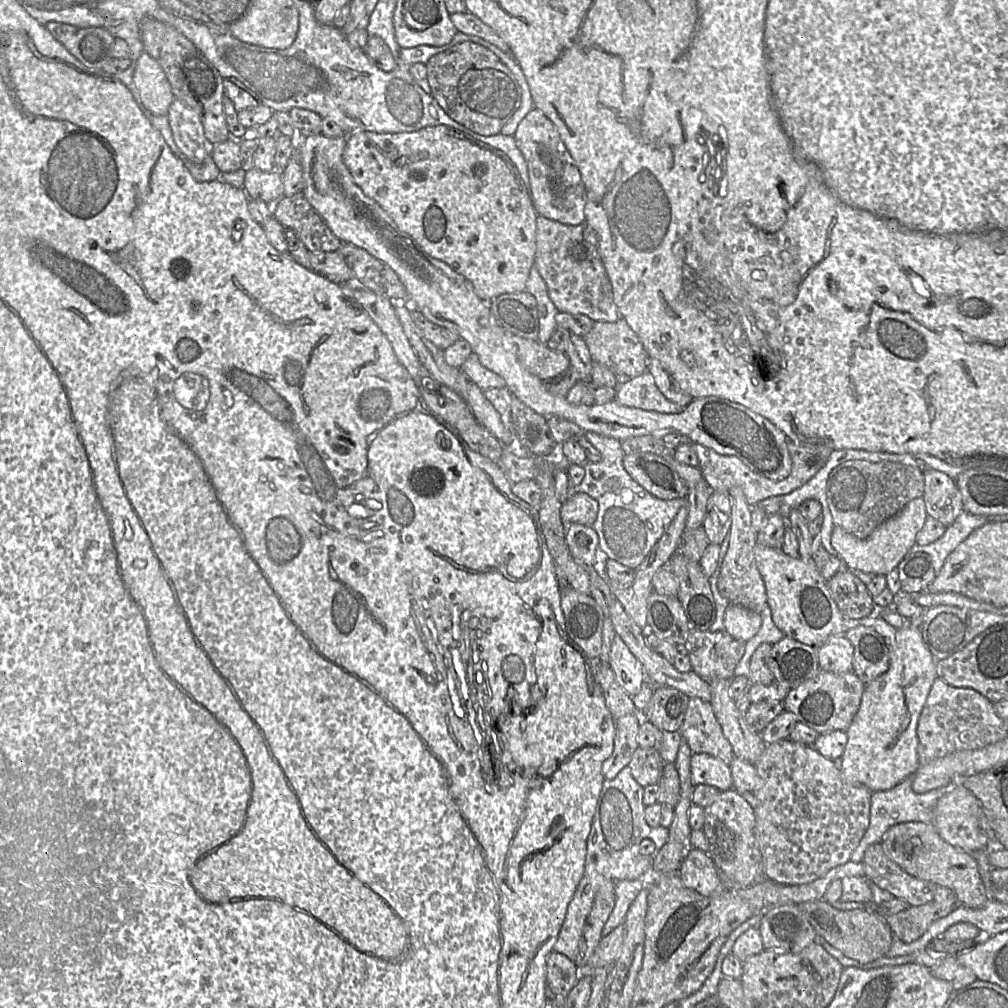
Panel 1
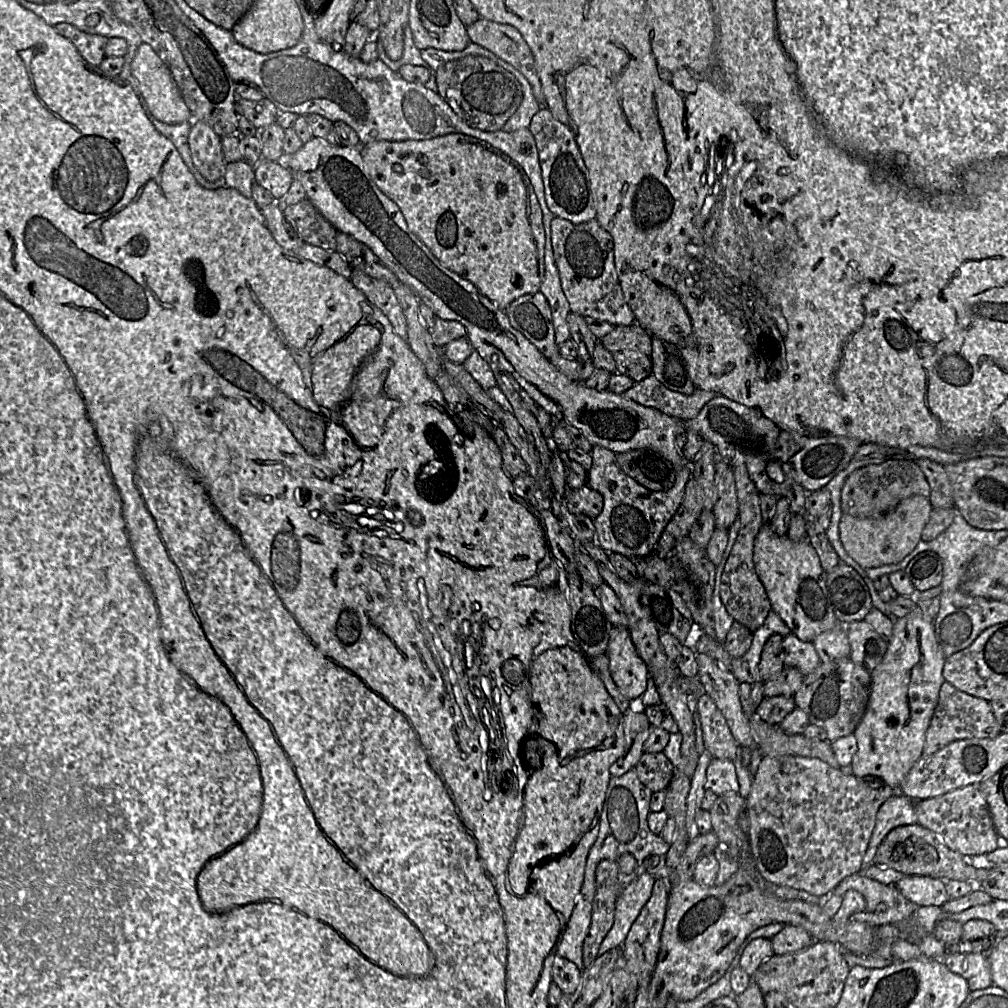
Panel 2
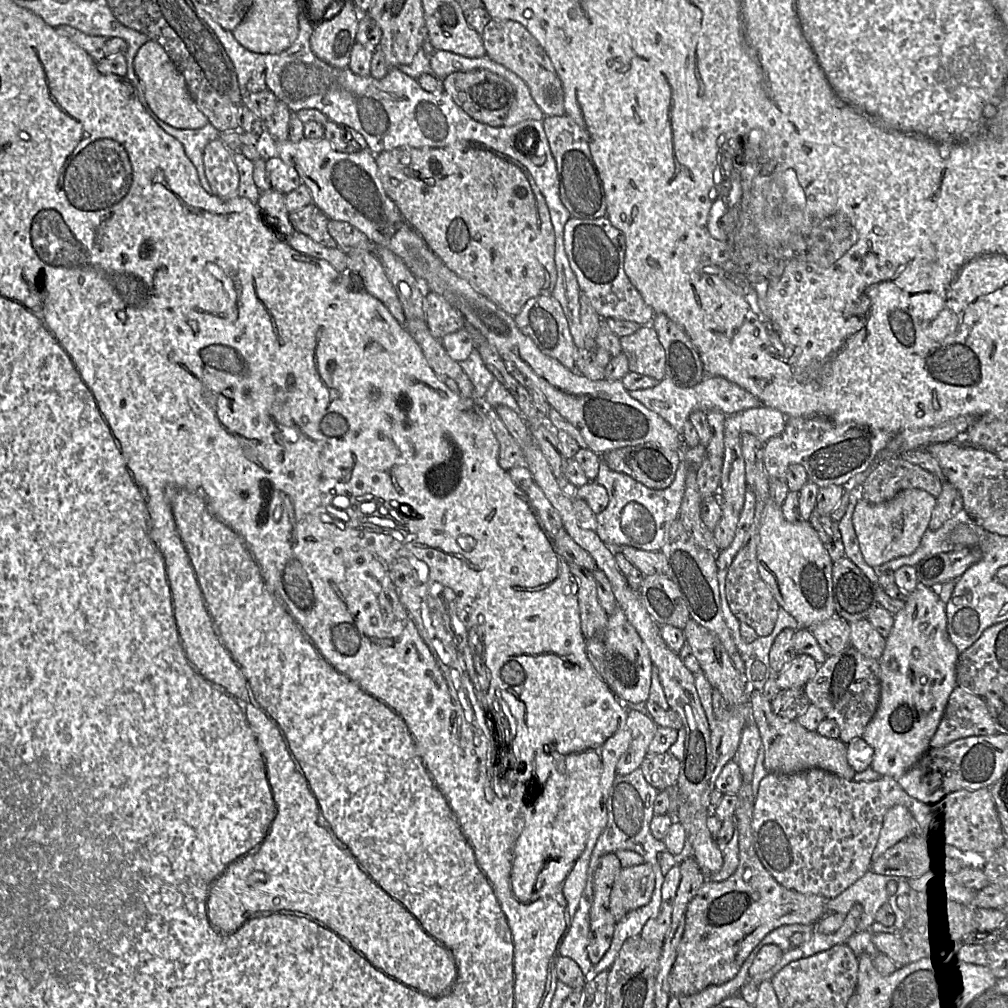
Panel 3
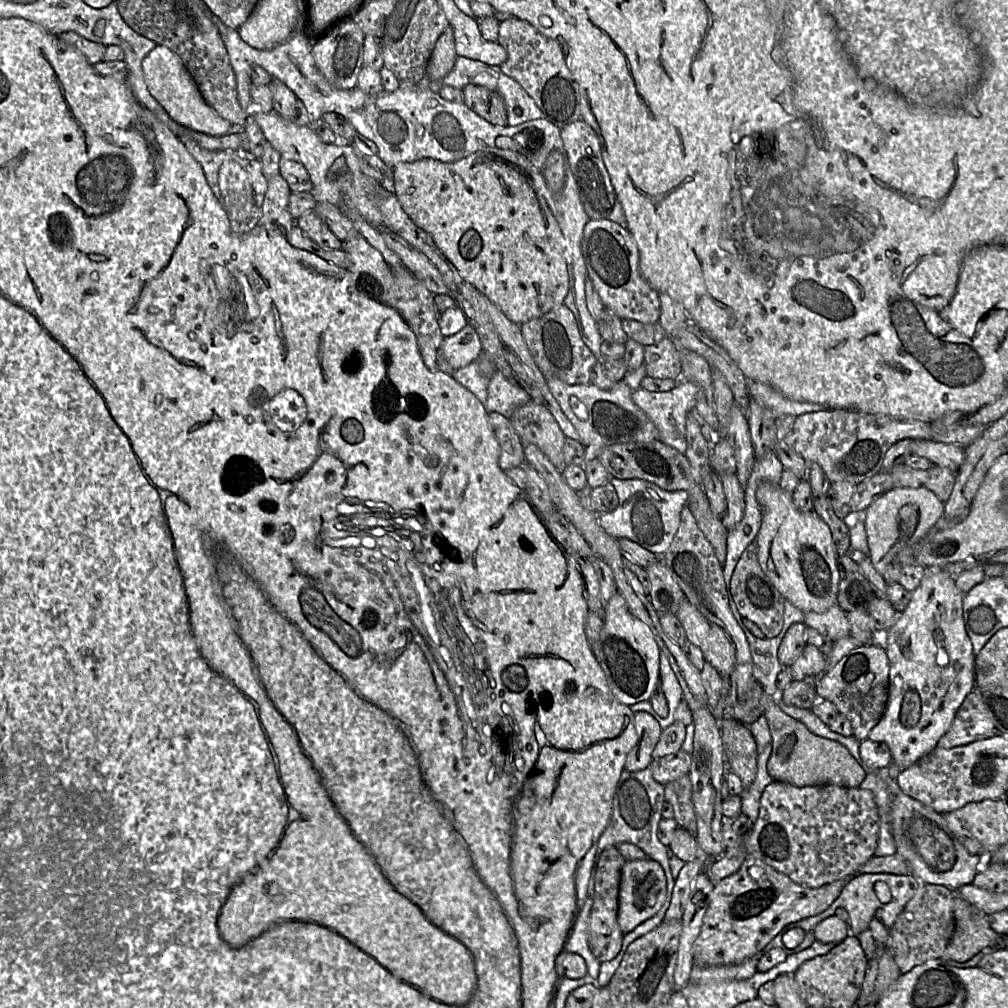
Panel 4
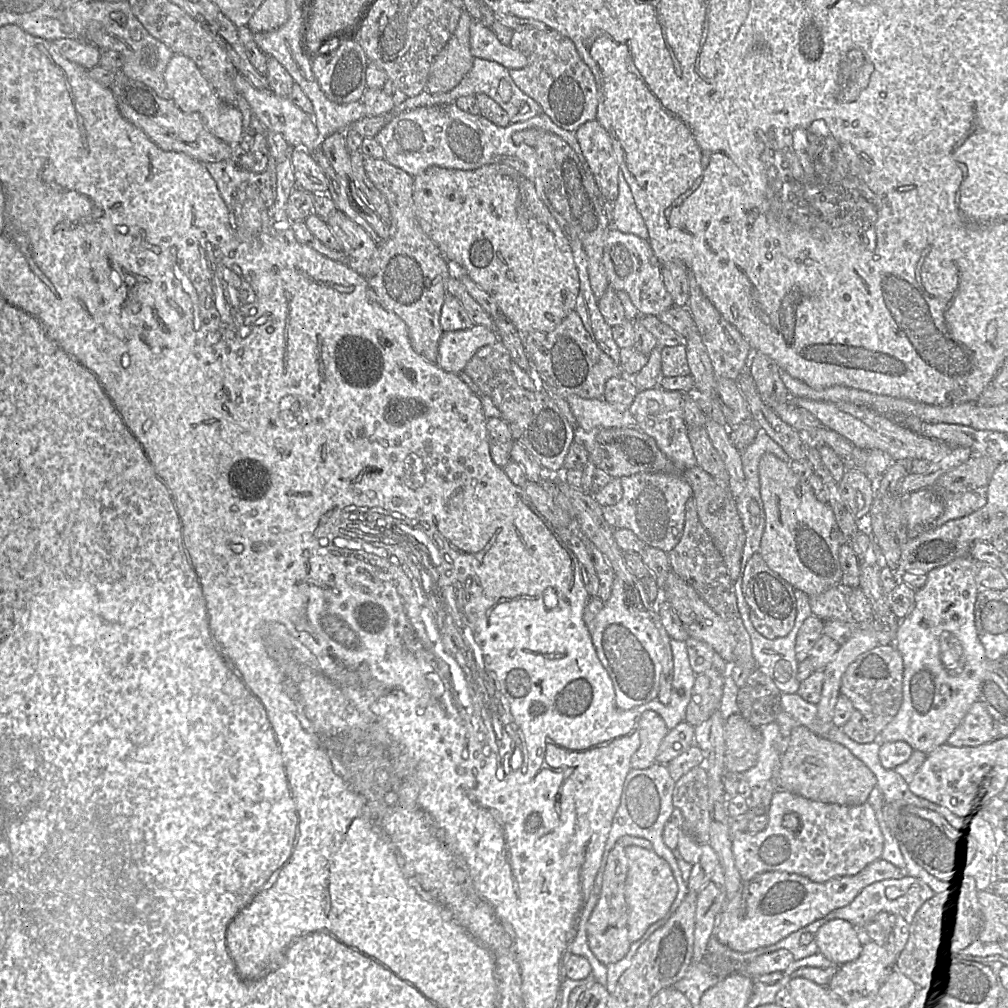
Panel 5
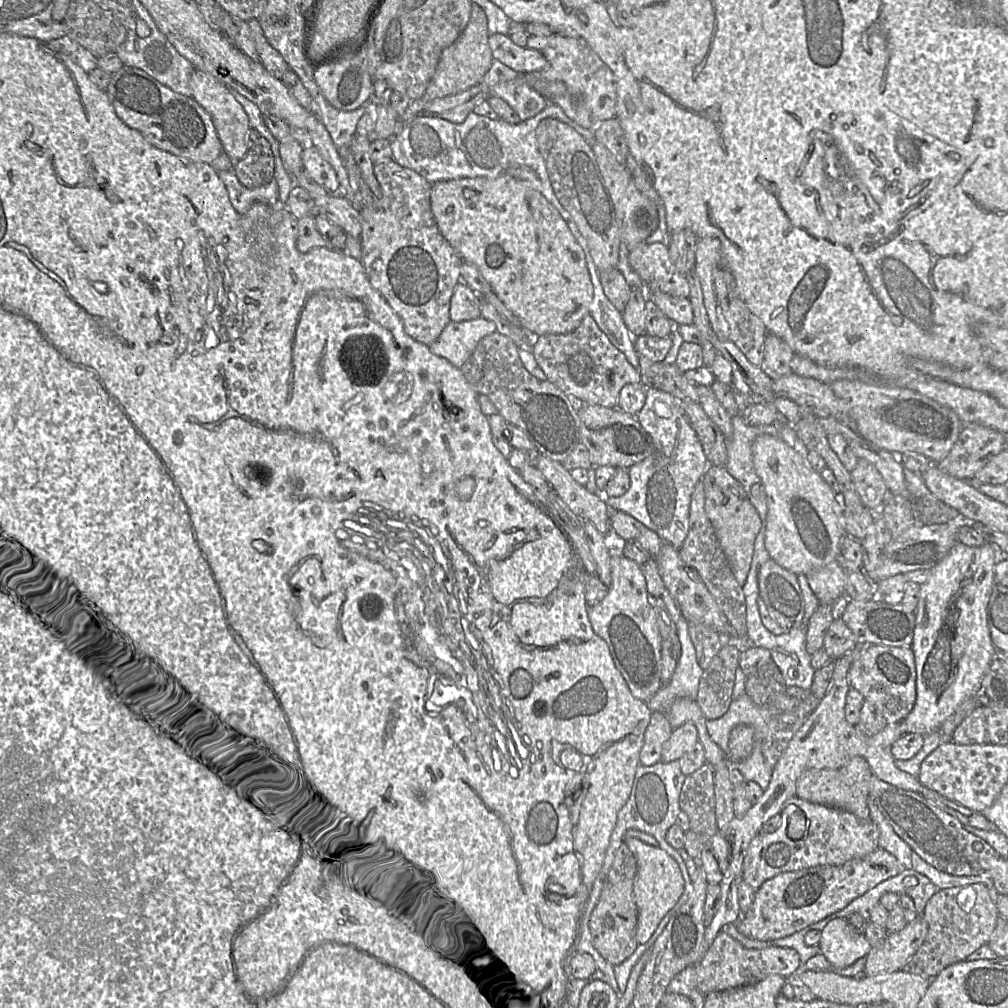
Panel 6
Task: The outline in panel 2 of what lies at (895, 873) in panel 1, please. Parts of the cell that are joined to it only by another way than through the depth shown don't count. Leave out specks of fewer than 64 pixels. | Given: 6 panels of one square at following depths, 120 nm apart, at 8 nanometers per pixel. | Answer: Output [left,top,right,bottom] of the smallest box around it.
[895,876,950,907]

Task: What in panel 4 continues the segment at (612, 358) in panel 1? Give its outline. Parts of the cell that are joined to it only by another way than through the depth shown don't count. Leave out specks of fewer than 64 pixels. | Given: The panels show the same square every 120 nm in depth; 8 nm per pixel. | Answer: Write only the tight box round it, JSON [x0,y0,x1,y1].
[643,337,682,380]

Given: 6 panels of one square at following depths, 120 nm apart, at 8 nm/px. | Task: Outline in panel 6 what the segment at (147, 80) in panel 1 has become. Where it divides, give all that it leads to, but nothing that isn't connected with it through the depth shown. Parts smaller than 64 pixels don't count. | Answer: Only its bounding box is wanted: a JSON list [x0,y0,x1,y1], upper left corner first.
[190,69,250,162]

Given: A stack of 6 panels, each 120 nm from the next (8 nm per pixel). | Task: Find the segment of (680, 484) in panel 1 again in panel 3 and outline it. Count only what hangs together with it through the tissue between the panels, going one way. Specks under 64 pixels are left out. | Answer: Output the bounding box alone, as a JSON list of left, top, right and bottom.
[600,443,682,490]

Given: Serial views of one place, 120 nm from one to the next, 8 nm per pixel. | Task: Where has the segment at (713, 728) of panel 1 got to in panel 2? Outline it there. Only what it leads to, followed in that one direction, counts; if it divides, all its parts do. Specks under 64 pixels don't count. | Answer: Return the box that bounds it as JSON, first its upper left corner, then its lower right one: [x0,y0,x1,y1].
[697,694,742,761]

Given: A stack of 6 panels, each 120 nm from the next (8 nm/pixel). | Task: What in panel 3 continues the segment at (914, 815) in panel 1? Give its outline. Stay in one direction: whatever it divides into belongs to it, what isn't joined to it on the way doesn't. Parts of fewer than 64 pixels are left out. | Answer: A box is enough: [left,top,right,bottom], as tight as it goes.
[872,805,919,861]

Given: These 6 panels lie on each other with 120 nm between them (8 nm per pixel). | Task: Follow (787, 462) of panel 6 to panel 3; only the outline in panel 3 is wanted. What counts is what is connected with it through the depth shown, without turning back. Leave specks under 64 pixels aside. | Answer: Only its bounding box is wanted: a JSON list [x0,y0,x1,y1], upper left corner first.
[757,498,835,628]

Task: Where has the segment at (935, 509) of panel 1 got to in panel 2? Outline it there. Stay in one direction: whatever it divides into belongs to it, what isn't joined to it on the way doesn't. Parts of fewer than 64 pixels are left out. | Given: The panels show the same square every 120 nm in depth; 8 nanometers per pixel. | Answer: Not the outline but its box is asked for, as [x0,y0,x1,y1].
[914,458,954,507]

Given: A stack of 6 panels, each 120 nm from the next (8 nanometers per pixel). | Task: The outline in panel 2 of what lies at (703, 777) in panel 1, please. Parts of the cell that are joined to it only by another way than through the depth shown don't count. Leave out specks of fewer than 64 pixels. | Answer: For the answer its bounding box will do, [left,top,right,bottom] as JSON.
[706,758,739,796]

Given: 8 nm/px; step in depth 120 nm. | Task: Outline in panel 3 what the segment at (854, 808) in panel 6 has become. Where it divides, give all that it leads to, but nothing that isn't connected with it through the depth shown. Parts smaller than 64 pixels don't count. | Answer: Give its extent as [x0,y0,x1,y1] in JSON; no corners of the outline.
[747,690,856,780]

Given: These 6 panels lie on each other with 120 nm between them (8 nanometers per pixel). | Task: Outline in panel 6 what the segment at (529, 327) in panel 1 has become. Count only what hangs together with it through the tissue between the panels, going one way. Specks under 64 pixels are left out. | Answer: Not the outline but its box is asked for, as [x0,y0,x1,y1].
[531,314,641,408]

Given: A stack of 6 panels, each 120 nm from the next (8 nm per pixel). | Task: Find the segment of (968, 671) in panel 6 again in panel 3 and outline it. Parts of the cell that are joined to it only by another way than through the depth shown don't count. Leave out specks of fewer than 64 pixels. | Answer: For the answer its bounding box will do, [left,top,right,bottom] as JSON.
[861,582,960,778]

